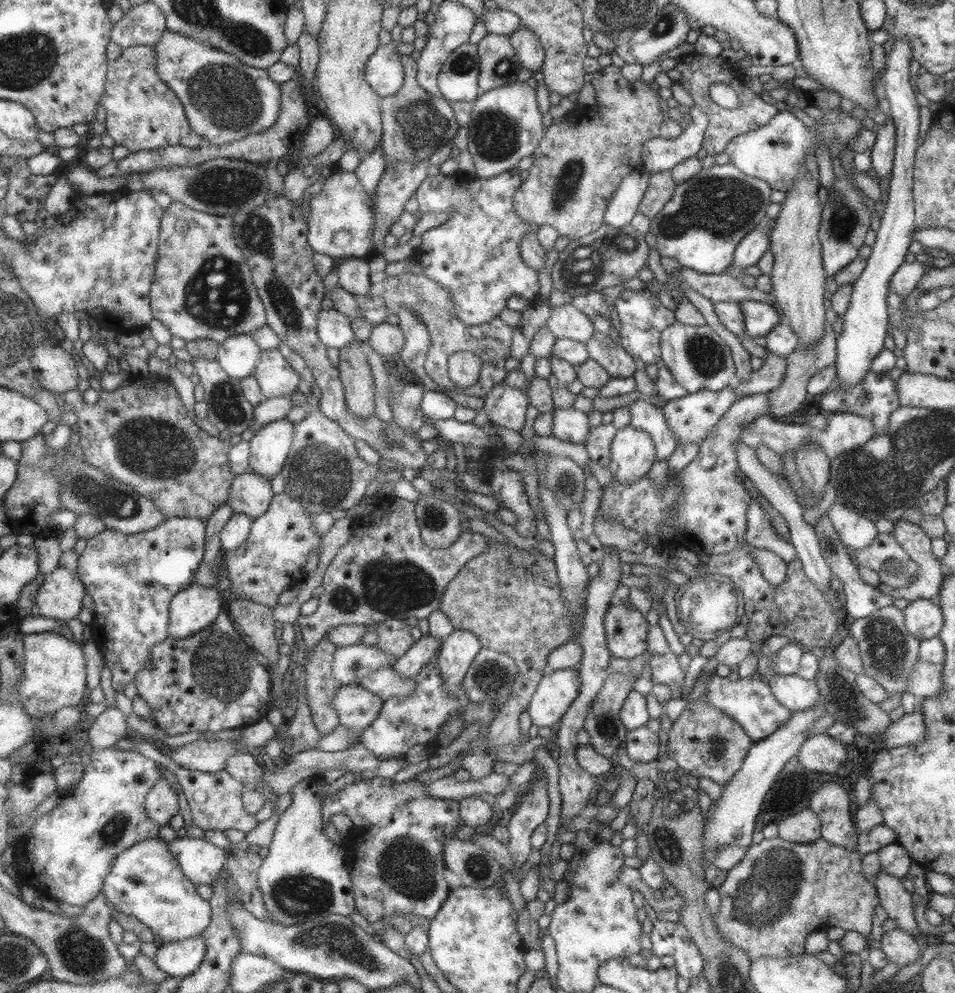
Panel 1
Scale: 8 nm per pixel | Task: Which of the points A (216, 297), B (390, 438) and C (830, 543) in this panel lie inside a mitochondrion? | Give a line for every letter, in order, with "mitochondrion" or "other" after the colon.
A: mitochondrion
B: mitochondrion
C: mitochondrion

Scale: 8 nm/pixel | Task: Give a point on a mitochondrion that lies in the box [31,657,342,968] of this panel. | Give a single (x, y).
(299, 896)

